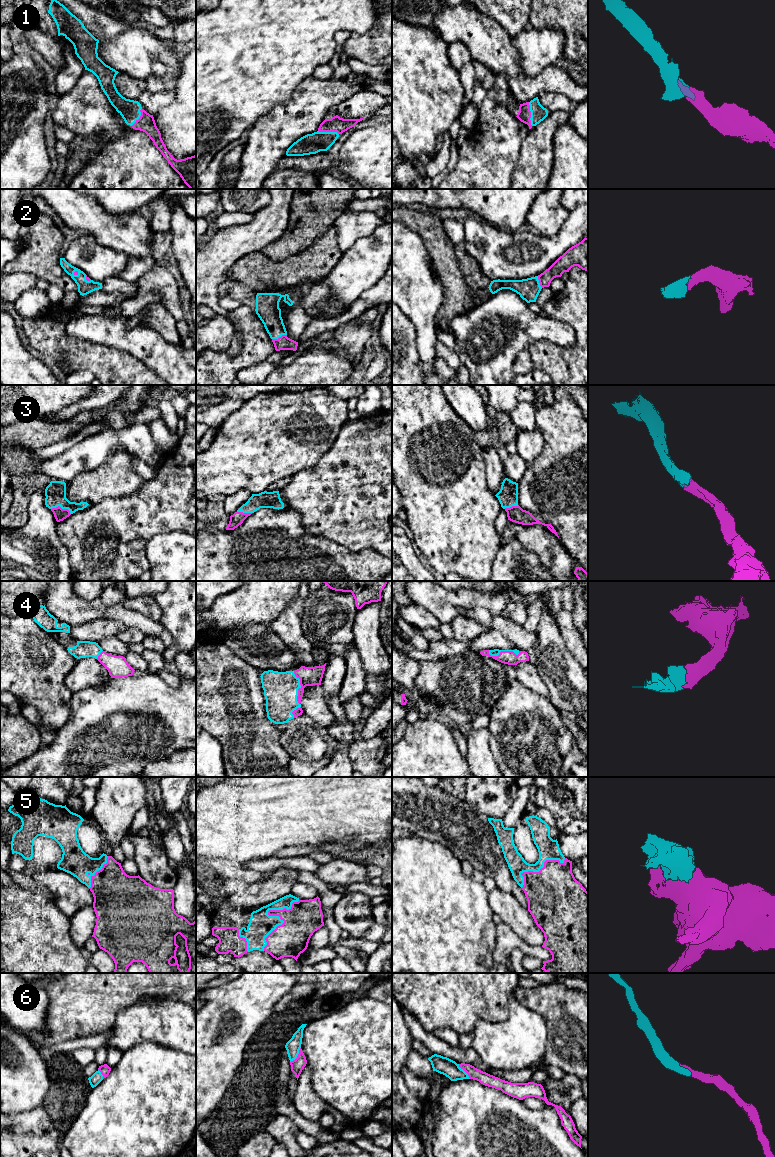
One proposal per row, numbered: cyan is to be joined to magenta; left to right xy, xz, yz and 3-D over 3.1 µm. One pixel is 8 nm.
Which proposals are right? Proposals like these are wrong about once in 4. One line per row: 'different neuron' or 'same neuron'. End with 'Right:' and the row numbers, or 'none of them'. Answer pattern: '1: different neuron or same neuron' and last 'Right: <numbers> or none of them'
1: same neuron
2: same neuron
3: same neuron
4: same neuron
5: same neuron
6: same neuron
Right: 1, 2, 3, 4, 5, 6

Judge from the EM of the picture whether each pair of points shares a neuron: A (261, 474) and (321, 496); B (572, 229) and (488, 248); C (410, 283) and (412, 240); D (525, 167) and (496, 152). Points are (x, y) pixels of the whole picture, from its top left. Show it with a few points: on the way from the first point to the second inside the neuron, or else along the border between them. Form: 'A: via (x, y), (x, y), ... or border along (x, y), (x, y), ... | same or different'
A: border along (313, 465), (298, 470), (292, 476) | different
B: via (551, 248), (523, 261), (509, 262) | same
C: via (410, 272), (410, 251) | same
D: border along (523, 139), (521, 152), (511, 178) | different

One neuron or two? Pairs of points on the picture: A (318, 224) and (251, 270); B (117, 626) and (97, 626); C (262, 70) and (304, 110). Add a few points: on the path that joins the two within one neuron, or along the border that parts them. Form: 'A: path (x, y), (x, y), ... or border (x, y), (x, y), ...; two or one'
A: border (260, 252), (273, 261), (282, 261), (292, 255); two
B: path (112, 626), (102, 626); one
C: border (305, 79), (288, 100), (270, 110); two

